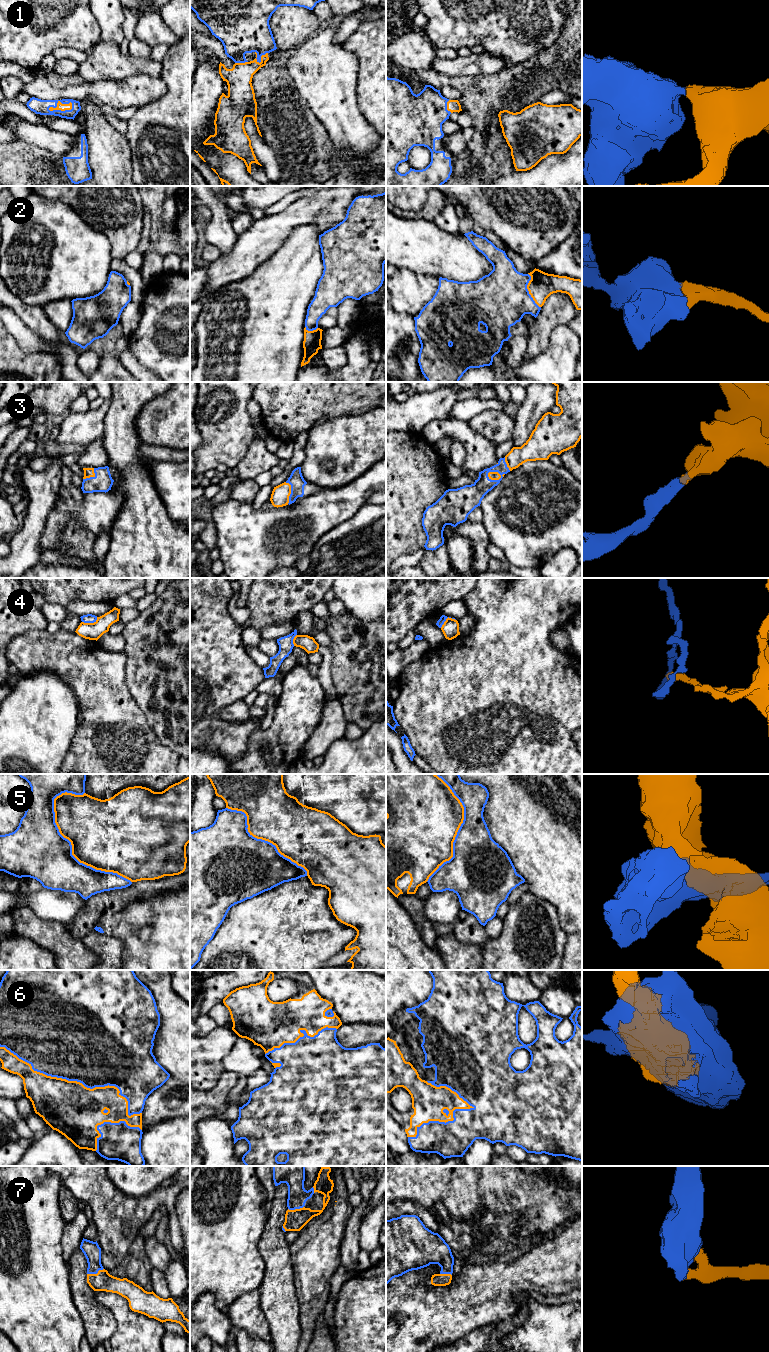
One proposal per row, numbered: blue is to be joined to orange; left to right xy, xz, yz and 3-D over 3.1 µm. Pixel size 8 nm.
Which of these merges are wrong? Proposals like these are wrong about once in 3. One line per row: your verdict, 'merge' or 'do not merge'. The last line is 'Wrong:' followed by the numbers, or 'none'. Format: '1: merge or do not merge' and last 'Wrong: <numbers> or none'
1: merge
2: merge
3: merge
4: do not merge
5: do not merge
6: merge
7: merge
Wrong: 4, 5

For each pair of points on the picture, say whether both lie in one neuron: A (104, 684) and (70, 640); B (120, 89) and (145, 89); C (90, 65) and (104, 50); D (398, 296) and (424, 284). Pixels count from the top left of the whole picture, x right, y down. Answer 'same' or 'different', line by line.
A: same
B: same
C: same
D: same

